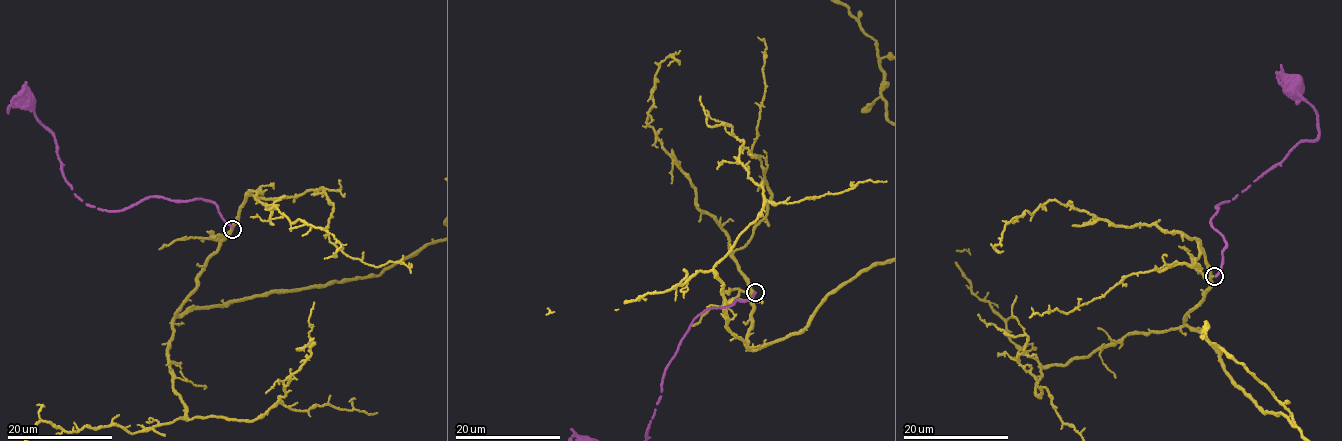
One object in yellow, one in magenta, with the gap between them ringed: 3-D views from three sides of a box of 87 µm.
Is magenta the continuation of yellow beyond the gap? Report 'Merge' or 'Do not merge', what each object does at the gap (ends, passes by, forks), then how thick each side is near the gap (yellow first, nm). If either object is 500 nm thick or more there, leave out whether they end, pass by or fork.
Merge. At the ring yellow passes by. At the ring magenta ends. Thickness 260 nm (yellow) against 180 nm

